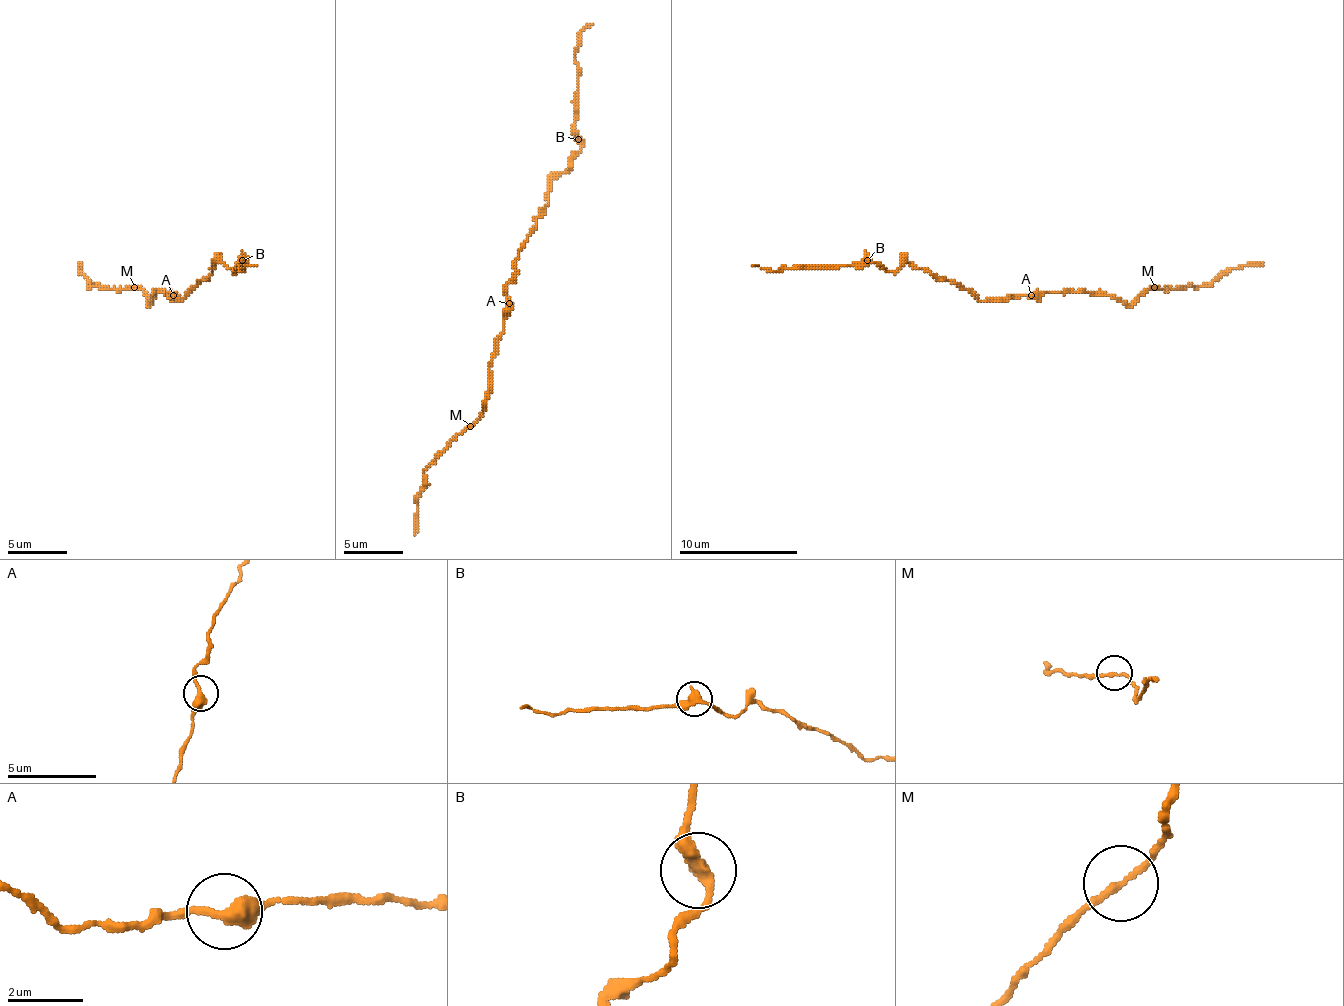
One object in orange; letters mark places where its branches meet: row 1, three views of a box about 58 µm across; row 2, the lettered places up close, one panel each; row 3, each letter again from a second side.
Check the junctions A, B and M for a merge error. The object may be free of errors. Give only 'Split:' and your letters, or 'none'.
Split: none

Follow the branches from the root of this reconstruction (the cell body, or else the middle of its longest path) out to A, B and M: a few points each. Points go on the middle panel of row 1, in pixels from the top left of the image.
A: (512, 277), (506, 285), (509, 303)
B: (512, 277), (518, 250), (548, 202), (551, 182), (581, 149), (578, 140)
M: (512, 277), (506, 285), (504, 333), (498, 342), (498, 354), (489, 369), (486, 410), (471, 425)

